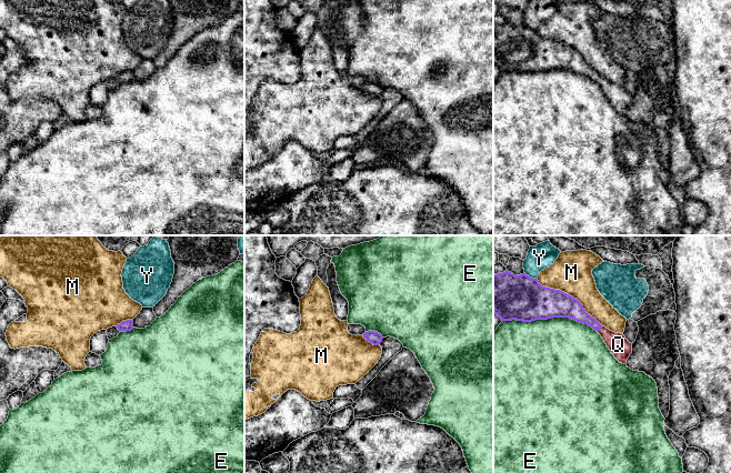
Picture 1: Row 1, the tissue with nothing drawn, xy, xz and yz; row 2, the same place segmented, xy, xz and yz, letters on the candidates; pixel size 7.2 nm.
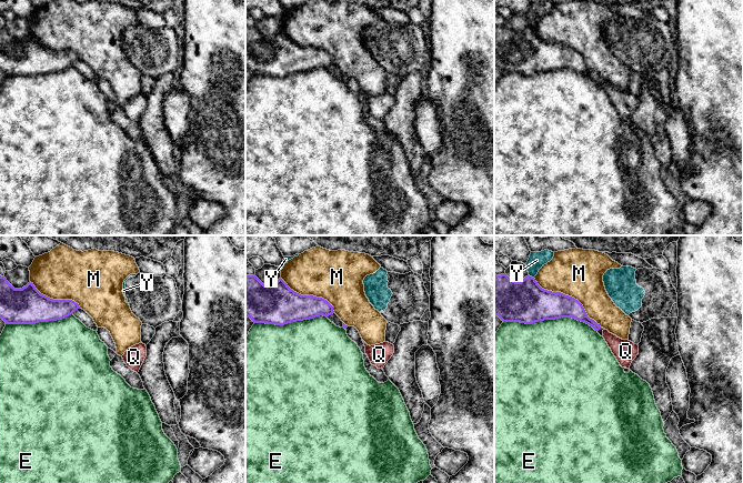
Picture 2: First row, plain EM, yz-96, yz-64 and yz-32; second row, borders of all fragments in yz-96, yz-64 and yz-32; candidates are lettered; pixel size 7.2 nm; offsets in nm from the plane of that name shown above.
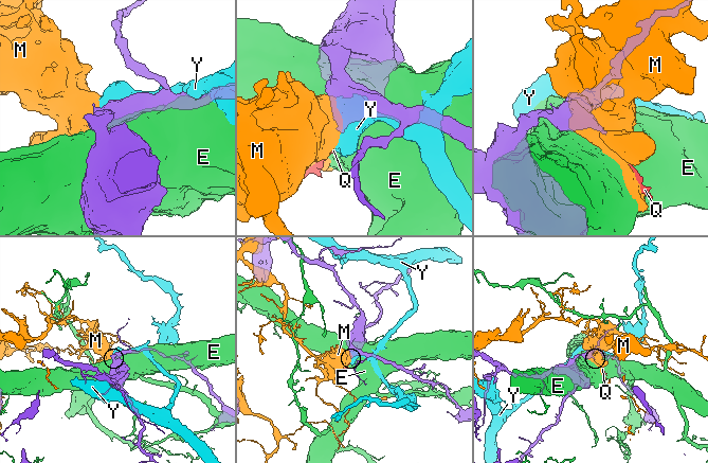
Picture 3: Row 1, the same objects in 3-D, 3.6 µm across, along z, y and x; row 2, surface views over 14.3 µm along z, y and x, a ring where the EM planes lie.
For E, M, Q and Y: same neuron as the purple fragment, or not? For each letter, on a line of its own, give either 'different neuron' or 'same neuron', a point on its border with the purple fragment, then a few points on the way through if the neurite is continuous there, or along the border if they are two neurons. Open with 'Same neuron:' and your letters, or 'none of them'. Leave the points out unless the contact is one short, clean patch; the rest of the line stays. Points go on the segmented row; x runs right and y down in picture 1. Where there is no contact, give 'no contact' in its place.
Same neuron: Q
E: different neuron; meets purple in yz at (549, 318)
M: different neuron; meets purple in yz at (570, 295)
Q: same neuron; meets purple in yz at (599, 329); runs through yz (572, 309), (599, 329), (618, 344)
Y: different neuron; meets purple in yz at (529, 277)

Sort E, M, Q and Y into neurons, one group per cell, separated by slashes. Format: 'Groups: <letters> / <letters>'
Groups: E / M / Q / Y

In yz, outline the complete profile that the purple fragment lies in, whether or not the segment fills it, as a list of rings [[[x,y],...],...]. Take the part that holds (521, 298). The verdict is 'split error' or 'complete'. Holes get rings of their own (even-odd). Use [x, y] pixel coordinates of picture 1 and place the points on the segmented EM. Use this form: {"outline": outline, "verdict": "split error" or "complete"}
{"outline": [[[505,270],[503,273],[493,274],[493,313],[501,321],[517,320],[532,322],[551,318],[570,318],[577,322],[588,324],[595,330],[620,363],[627,364],[627,360],[632,353],[632,343],[623,334],[612,332],[605,326],[602,326],[594,318],[585,312],[583,305],[577,299],[560,290],[542,286],[537,279],[532,279],[525,273],[514,275]]], "verdict": "split error"}

